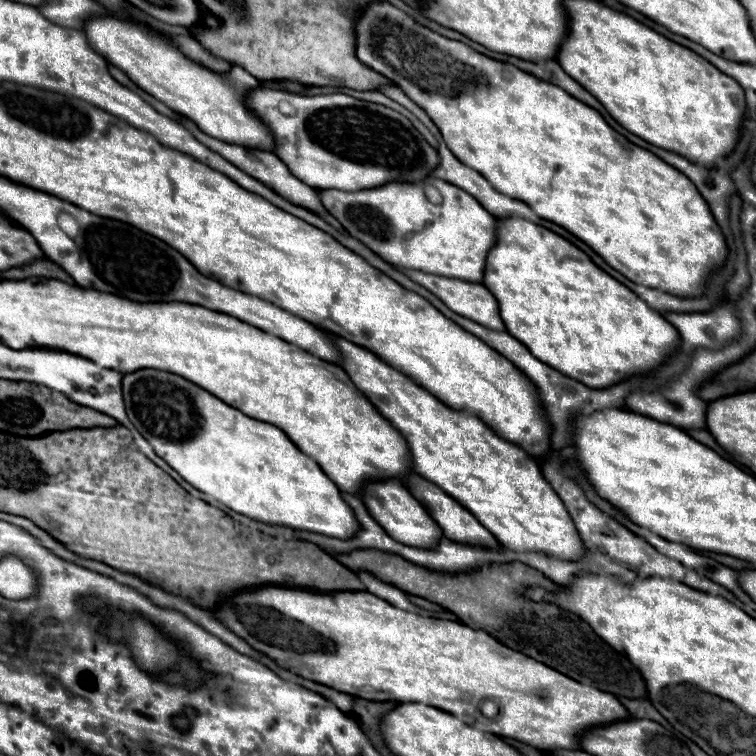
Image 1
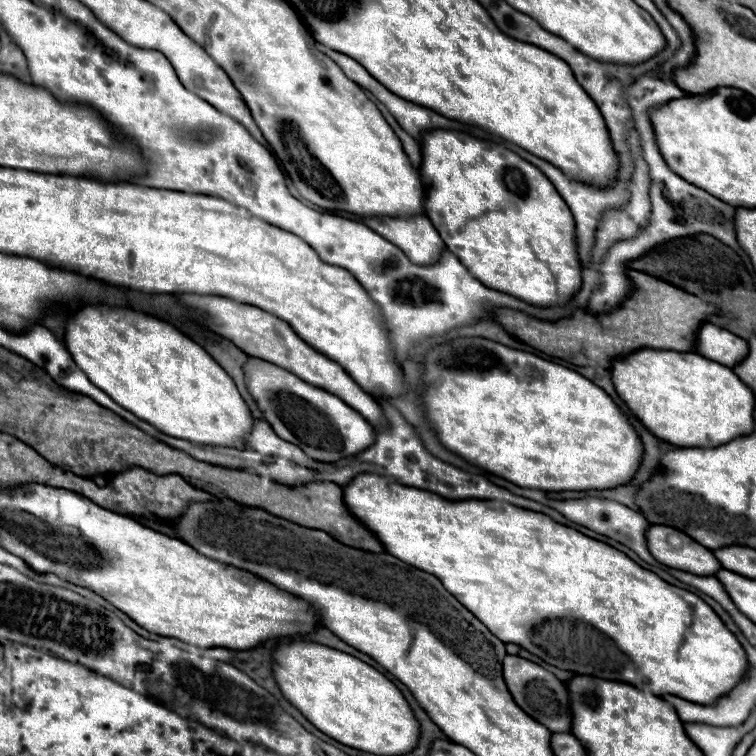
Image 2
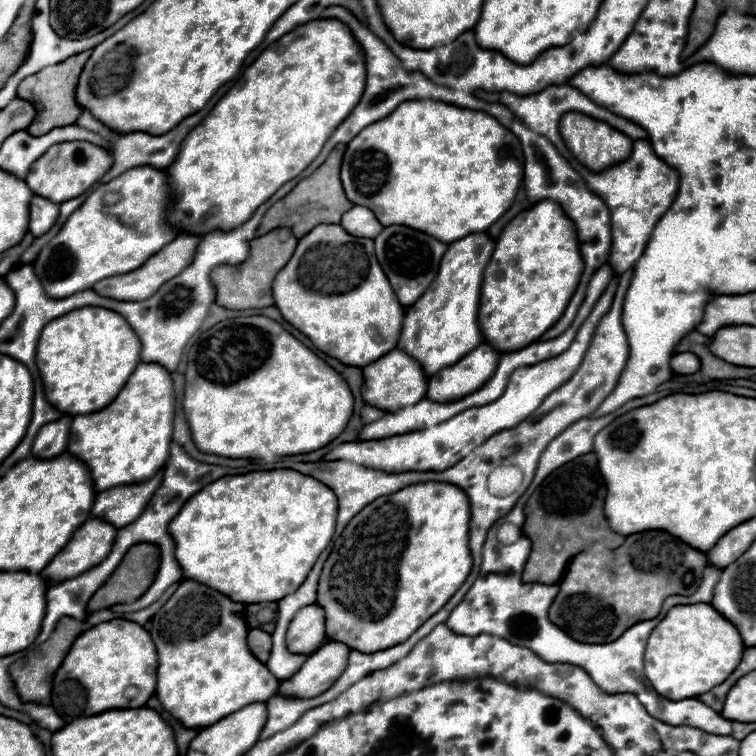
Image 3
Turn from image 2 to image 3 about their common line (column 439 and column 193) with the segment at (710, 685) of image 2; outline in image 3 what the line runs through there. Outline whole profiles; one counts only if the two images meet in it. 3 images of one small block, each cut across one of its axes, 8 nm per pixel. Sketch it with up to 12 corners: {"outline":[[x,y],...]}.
{"outline":[[296,470],[222,476],[170,522],[184,578],[276,602],[336,530]]}

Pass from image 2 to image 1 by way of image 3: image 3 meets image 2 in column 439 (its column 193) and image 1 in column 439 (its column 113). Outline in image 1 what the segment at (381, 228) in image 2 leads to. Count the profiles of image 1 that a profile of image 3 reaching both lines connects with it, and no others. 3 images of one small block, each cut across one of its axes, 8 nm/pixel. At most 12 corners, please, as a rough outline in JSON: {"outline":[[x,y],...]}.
{"outline":[[400,270],[452,312],[506,332],[498,302],[482,284]]}

